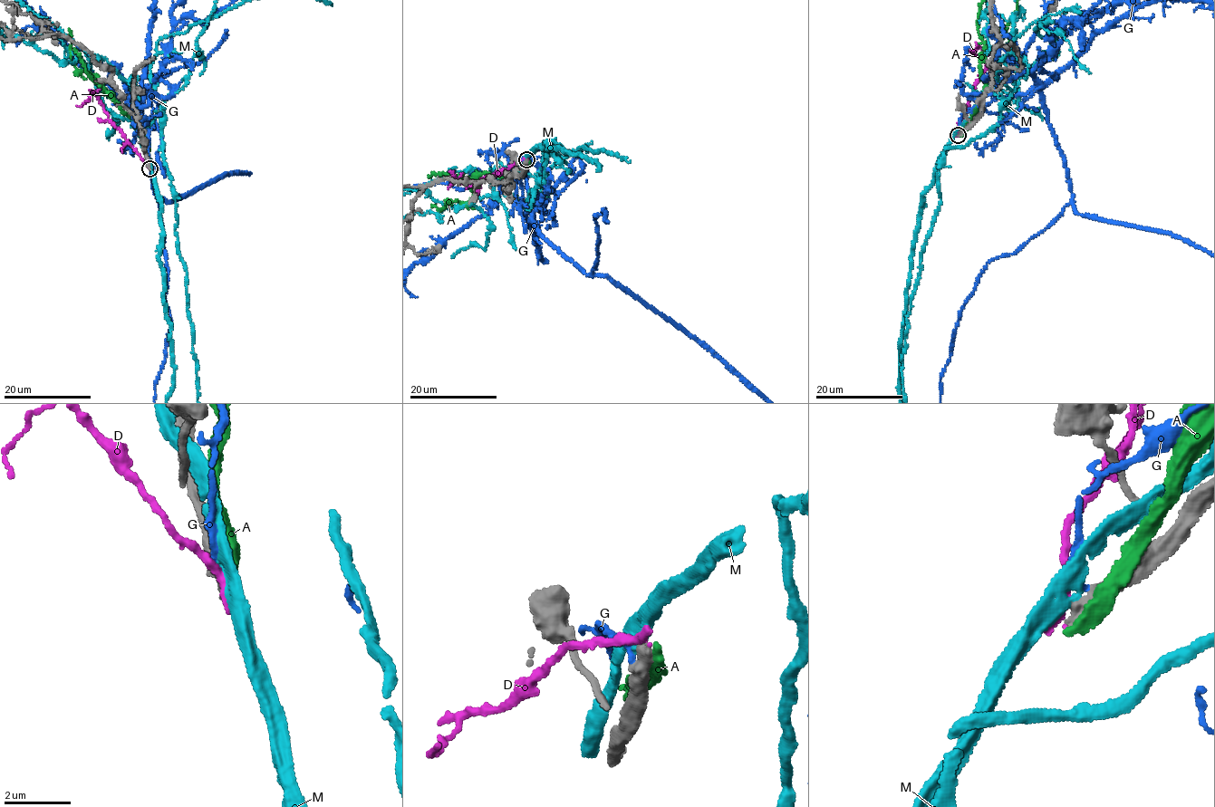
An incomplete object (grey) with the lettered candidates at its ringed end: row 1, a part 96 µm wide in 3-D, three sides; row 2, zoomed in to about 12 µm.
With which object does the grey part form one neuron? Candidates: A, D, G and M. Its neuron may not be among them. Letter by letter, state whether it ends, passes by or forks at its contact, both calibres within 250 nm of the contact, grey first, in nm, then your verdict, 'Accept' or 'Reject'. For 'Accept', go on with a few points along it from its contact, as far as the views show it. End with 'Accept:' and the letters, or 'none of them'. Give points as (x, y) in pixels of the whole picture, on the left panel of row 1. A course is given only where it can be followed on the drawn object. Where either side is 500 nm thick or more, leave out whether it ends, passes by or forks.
A: Thickness 550 nm (grey) against 600 nm. Reject
D: It ends there. Thickness 480 nm (grey) against 300 nm. Reject
G: Thickness 600 nm (grey) against 200 nm. Reject
M: Thickness 500 nm (grey) against 340 nm. Reject
Accept: none of them

